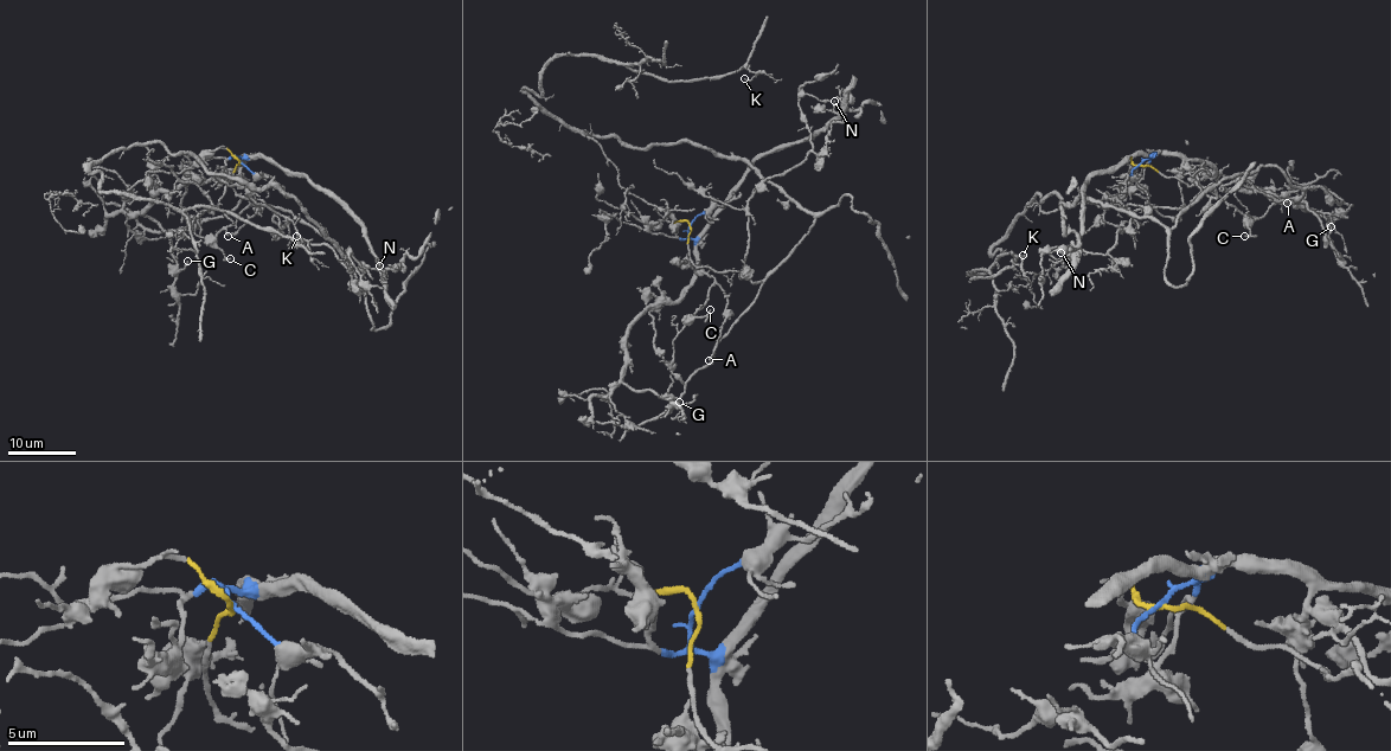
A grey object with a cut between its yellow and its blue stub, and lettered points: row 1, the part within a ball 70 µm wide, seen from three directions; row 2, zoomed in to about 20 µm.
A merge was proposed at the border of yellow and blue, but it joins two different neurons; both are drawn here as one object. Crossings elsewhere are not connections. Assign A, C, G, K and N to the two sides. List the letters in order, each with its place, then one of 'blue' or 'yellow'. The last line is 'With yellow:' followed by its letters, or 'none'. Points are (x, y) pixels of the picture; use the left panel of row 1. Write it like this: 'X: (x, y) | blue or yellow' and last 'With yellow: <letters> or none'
A: (228, 236) | blue
C: (230, 258) | blue
G: (187, 261) | blue
K: (296, 236) | yellow
N: (379, 265) | blue
With yellow: K

